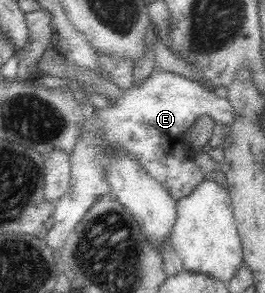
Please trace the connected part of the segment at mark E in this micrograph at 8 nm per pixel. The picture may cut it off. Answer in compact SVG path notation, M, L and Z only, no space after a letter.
M156 69L151 71L149 77L141 85L132 84L127 90L123 90L122 95L118 99L112 100L112 105L109 107L96 109L85 125L83 136L70 153L72 166L70 187L54 203L55 208L51 215L54 218L54 224L51 229L46 231L43 237L46 246L52 251L60 251L66 239L69 238L73 229L78 225L78 221L90 209L90 205L98 199L98 195L102 195L102 193L112 194L108 182L104 180L104 174L102 174L106 161L109 156L113 155L111 150L122 150L122 152L132 154L148 172L148 175L163 183L166 191L176 201L190 195L194 188L197 188L198 184L205 180L205 175L192 159L192 154L184 148L184 131L200 116L208 116L214 120L215 124L225 124L226 127L229 127L235 120L235 109L222 92L211 91L200 82Z

